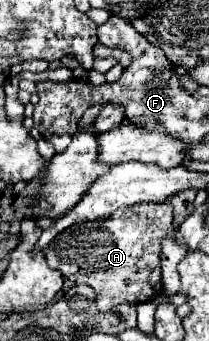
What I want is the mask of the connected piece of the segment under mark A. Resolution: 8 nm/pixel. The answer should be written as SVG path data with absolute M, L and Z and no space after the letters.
M138 203L138 205L134 205L134 207L120 207L118 211L114 211L114 215L110 215L110 217L106 217L106 219L86 221L86 223L78 223L78 225L74 225L74 227L68 227L66 231L62 231L62 233L50 243L50 247L44 251L44 255L46 255L48 265L50 265L52 269L60 271L60 273L62 273L66 279L70 279L72 283L86 283L86 285L90 285L90 287L96 291L96 305L98 305L100 311L108 311L108 309L112 309L114 305L118 305L118 303L122 303L122 301L128 301L128 303L138 305L138 303L144 303L144 301L148 301L148 299L152 299L152 297L156 297L156 295L162 293L160 255L162 255L162 241L164 241L164 237L172 231L172 217L174 217L174 215L172 215L172 207L170 207L168 203Z

